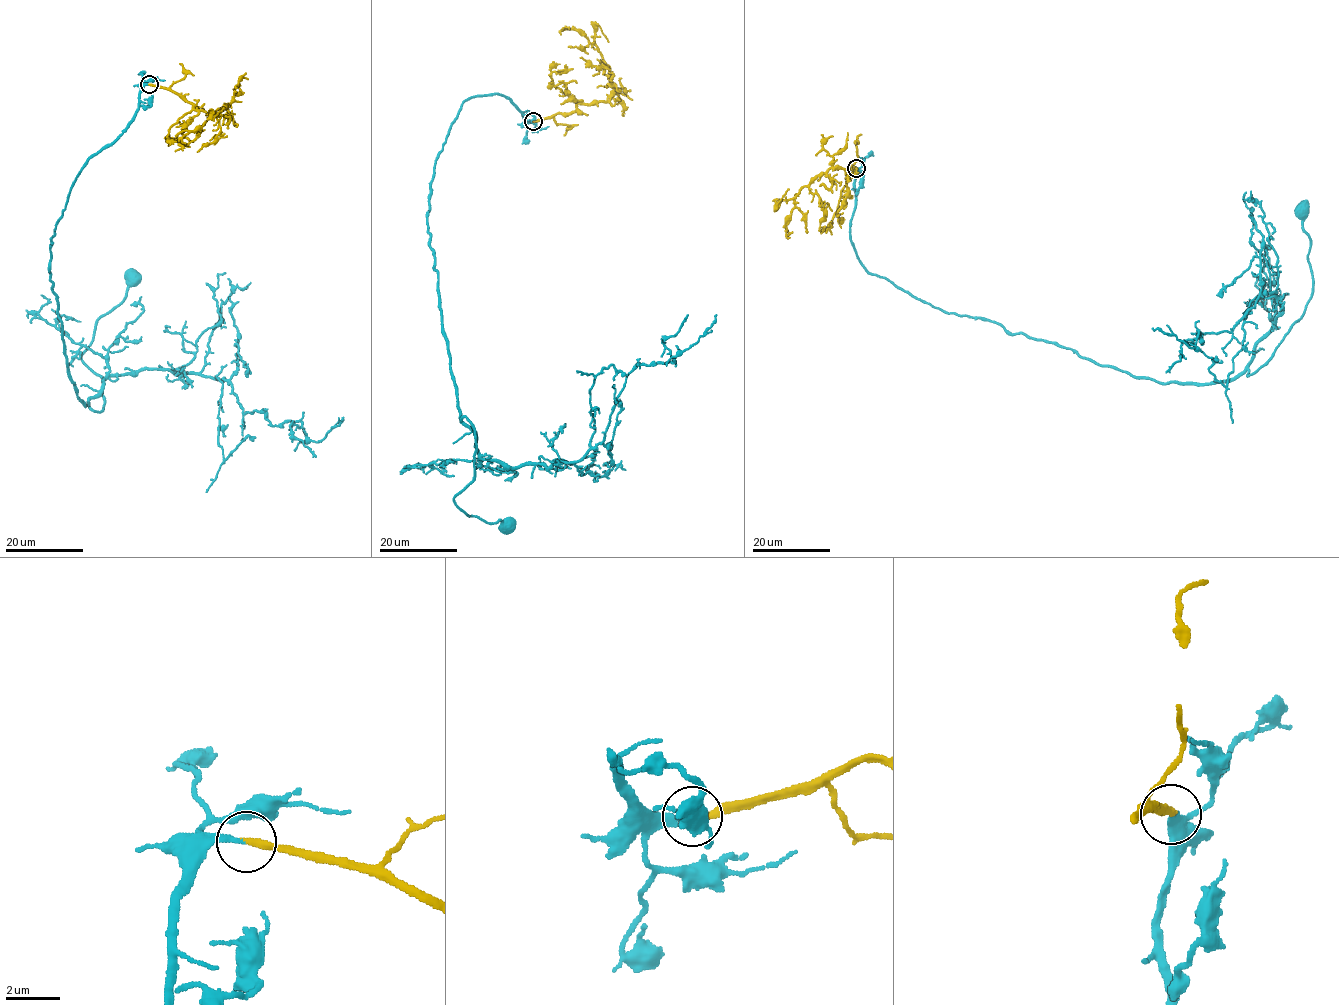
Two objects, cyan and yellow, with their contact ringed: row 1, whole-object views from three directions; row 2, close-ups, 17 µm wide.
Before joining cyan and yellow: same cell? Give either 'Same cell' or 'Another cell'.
Same cell

